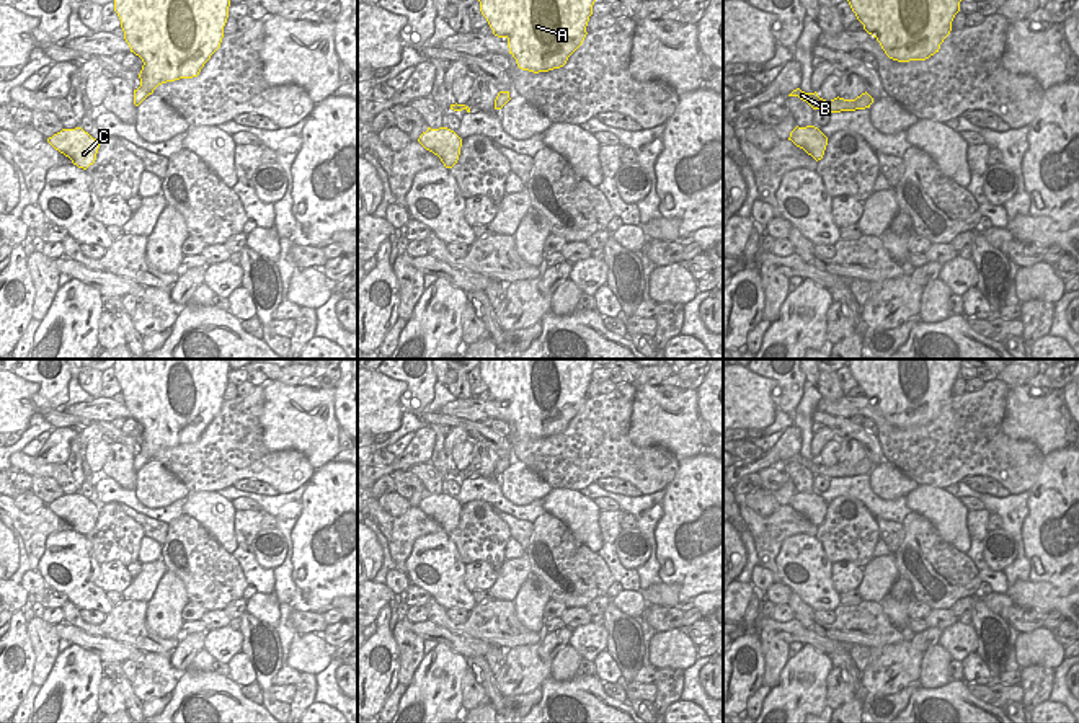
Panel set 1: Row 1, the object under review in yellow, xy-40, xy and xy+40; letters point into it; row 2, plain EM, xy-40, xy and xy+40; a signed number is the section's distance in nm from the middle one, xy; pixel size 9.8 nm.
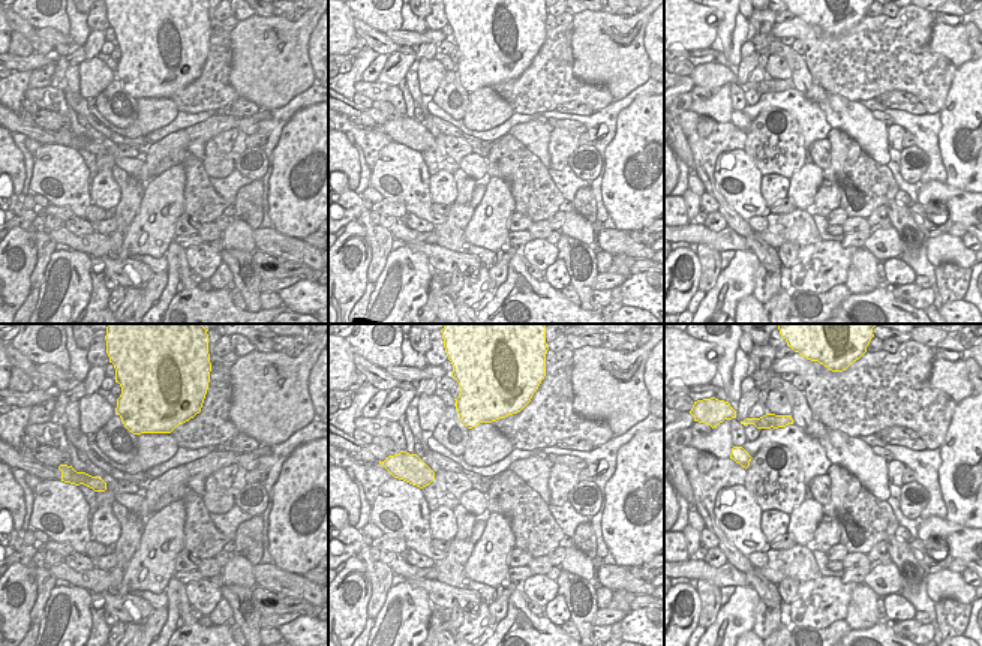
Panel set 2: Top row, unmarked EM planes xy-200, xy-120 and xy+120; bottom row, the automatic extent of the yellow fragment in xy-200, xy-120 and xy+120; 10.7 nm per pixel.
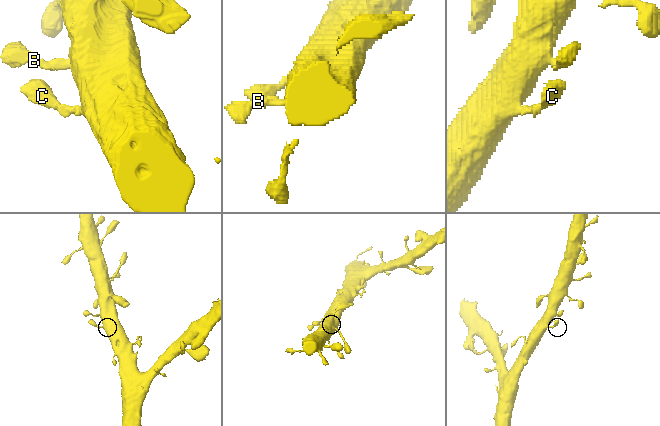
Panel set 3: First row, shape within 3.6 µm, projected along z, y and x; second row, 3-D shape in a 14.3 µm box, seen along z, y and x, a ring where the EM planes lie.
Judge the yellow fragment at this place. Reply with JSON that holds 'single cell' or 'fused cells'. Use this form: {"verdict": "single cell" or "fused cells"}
{"verdict": "single cell"}

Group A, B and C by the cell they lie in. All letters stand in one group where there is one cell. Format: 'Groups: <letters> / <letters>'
Groups: A B C

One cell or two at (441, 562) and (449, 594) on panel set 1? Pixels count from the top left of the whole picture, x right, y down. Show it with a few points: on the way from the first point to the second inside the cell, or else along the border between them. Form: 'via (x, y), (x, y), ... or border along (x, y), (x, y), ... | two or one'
via (441, 570), (448, 586) | one

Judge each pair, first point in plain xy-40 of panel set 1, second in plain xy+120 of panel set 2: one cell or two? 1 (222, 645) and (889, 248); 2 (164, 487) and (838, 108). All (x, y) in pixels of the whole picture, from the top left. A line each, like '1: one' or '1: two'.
1: one
2: two

